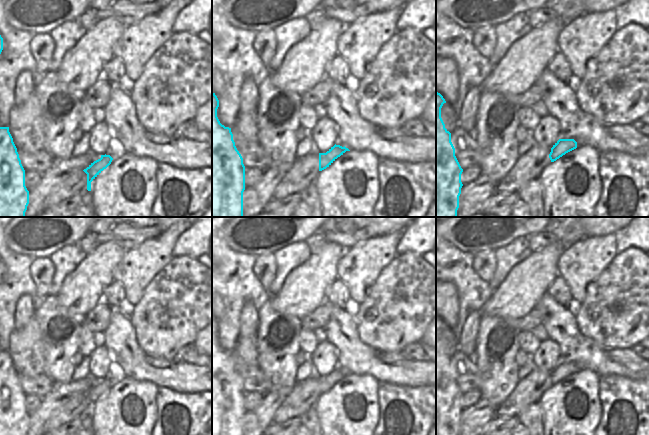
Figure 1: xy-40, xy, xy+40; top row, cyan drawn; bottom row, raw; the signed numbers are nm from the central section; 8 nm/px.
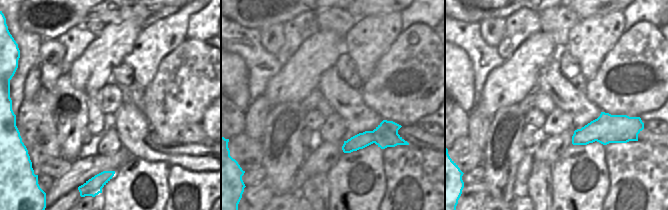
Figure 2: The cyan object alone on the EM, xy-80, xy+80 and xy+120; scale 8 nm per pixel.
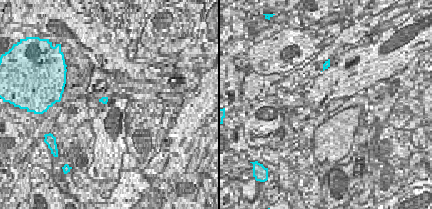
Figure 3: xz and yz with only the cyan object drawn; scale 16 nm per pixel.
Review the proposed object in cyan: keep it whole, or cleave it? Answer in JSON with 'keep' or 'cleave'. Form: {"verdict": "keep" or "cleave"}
{"verdict": "keep"}

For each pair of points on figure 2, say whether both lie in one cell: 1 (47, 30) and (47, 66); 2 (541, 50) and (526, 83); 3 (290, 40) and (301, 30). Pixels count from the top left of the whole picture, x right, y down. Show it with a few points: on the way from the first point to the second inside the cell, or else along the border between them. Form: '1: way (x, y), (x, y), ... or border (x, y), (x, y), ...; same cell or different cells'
1: border (44, 38), (57, 39); different cells
2: way (533, 58), (526, 65), (526, 75); same cell
3: way (293, 37), (298, 32); same cell

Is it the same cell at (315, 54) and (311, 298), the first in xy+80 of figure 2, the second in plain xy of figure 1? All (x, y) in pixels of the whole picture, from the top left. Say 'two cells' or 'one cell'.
one cell

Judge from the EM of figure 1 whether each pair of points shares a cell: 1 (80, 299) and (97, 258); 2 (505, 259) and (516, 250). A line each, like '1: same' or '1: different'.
1: same
2: same

